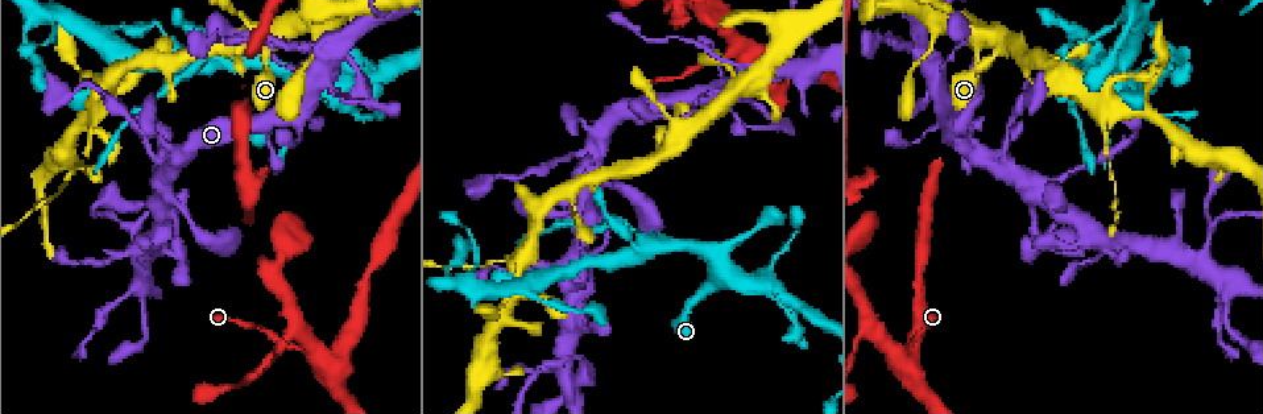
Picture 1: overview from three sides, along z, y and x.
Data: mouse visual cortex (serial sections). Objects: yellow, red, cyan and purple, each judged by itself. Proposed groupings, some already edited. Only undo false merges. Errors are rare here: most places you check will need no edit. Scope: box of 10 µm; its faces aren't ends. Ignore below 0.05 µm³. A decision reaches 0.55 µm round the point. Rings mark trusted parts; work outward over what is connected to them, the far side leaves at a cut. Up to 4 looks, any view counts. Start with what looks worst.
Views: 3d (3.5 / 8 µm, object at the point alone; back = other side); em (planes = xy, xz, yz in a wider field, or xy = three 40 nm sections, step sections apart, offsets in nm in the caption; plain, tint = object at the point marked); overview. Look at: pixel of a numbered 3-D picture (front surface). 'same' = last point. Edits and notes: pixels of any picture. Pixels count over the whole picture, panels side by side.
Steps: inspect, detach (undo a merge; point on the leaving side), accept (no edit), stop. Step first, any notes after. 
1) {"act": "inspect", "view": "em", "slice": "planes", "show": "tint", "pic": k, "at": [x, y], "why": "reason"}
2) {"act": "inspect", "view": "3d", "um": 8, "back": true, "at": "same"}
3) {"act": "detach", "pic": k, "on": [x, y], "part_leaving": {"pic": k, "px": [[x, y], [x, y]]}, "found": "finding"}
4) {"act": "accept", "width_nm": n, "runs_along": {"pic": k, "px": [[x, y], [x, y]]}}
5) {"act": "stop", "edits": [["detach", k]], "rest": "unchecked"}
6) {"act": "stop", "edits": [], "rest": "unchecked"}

{"act": "inspect", "view": "3d", "um": 3.5, "pic": 1, "at": [94, 127], "why": "calibre changes"}

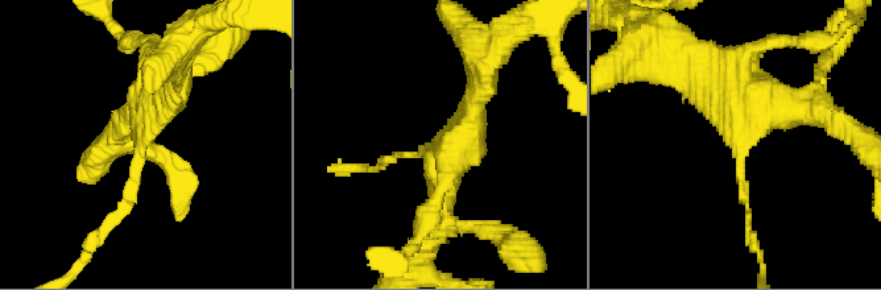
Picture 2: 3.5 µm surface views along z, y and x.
{"act": "accept", "arm_widths_nm": [100, 500], "runs_along": {"pic": 2, "px": [[173, 82], [108, 223]]}, "found": "all the same cell"}

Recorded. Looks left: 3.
{"act": "inspect", "view": "em", "slice": "planes", "show": "tint", "pic": 1, "at": [171, 170], "why": "arms part here"}

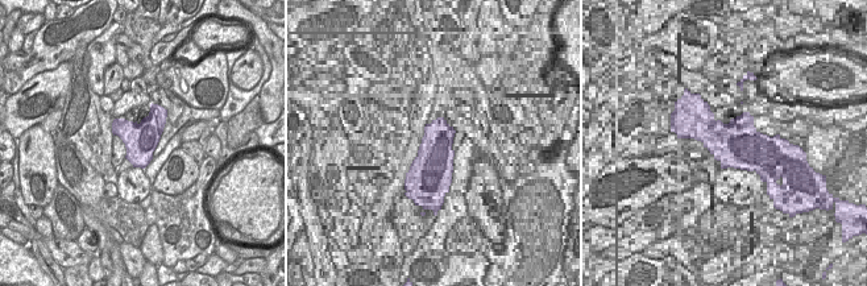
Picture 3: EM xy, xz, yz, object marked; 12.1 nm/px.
{"act": "inspect", "view": "3d", "um": 3.5, "at": "same"}

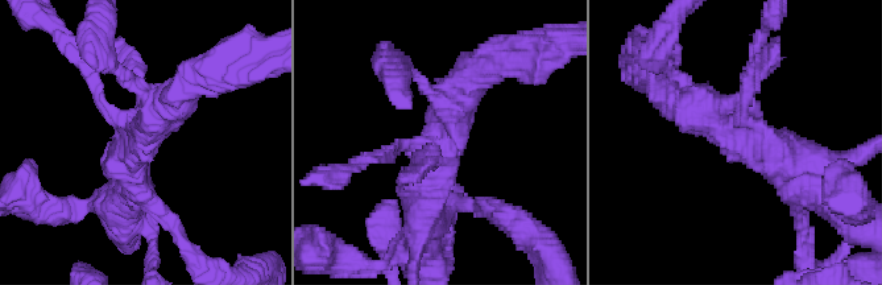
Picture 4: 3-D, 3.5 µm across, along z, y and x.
{"act": "accept", "width_nm": 420, "runs_along": {"pic": 4, "px": [[676, 100], [789, 153], [819, 181]]}, "found": "continuous, no second cell"}

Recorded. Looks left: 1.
{"act": "stop", "edits": [], "rest": "unchecked"}

